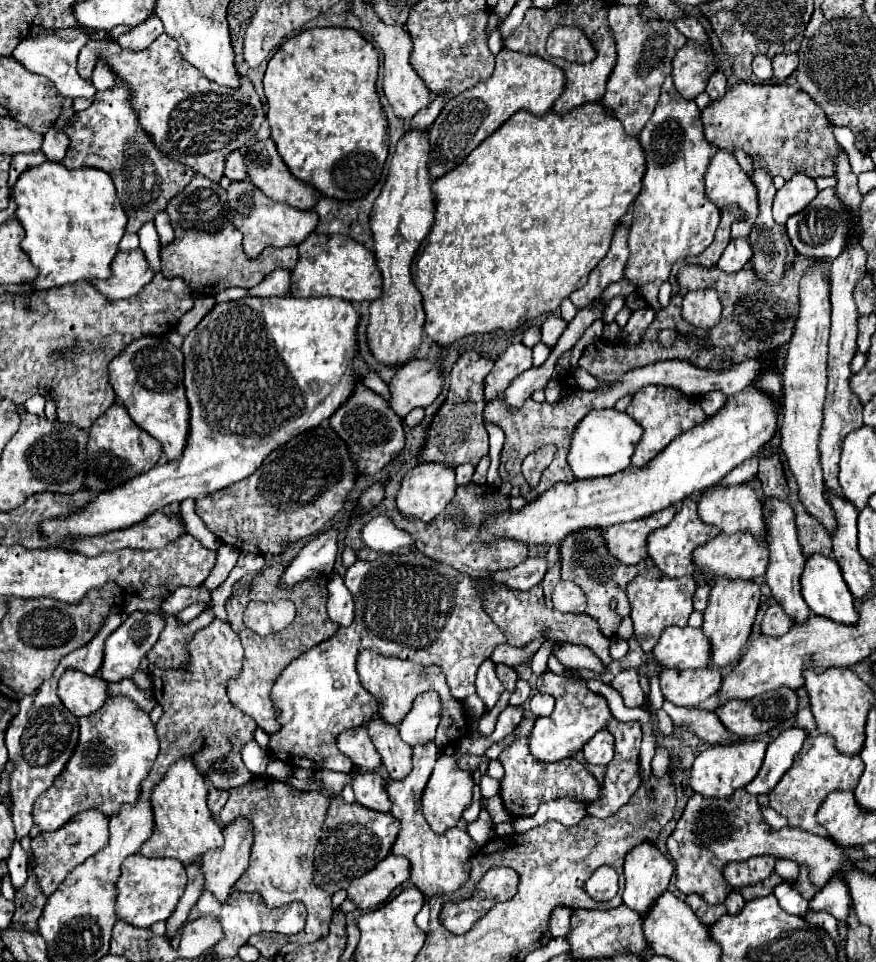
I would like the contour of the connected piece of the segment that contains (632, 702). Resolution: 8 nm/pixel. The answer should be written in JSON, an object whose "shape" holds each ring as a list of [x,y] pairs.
{"shape":[[[622,670],[622,672],[614,678],[612,688],[622,694],[624,704],[626,704],[628,708],[642,706],[642,702],[644,702],[644,692],[642,692],[642,688],[640,688],[640,680],[638,680],[638,672],[636,672],[636,670]]]}

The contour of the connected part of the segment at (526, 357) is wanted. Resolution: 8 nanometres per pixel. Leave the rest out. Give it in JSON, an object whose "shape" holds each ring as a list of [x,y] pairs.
{"shape":[[[524,344],[508,346],[508,350],[496,360],[490,376],[486,376],[486,382],[484,382],[486,400],[490,400],[490,396],[496,396],[498,392],[506,390],[510,380],[514,380],[518,374],[522,374],[530,366],[532,366],[530,348],[526,348]]]}

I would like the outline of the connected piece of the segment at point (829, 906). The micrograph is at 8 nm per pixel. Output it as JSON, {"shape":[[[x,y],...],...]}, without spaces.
{"shape":[[[834,880],[834,884],[826,884],[826,888],[810,900],[810,910],[828,912],[836,922],[846,922],[850,912],[850,894],[846,892],[846,884],[838,884],[838,880]]]}

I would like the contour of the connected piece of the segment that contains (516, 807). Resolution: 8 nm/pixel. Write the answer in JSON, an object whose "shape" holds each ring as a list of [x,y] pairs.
{"shape":[[[524,717],[516,730],[519,734],[516,740],[506,746],[498,760],[504,766],[504,778],[500,780],[500,798],[504,802],[504,808],[512,818],[522,818],[522,816],[532,816],[542,802],[550,802],[556,798],[572,798],[584,804],[590,804],[600,798],[600,784],[592,774],[586,770],[584,764],[578,760],[560,760],[552,764],[544,764],[534,760],[528,750],[528,736],[532,731],[535,719]]]}

